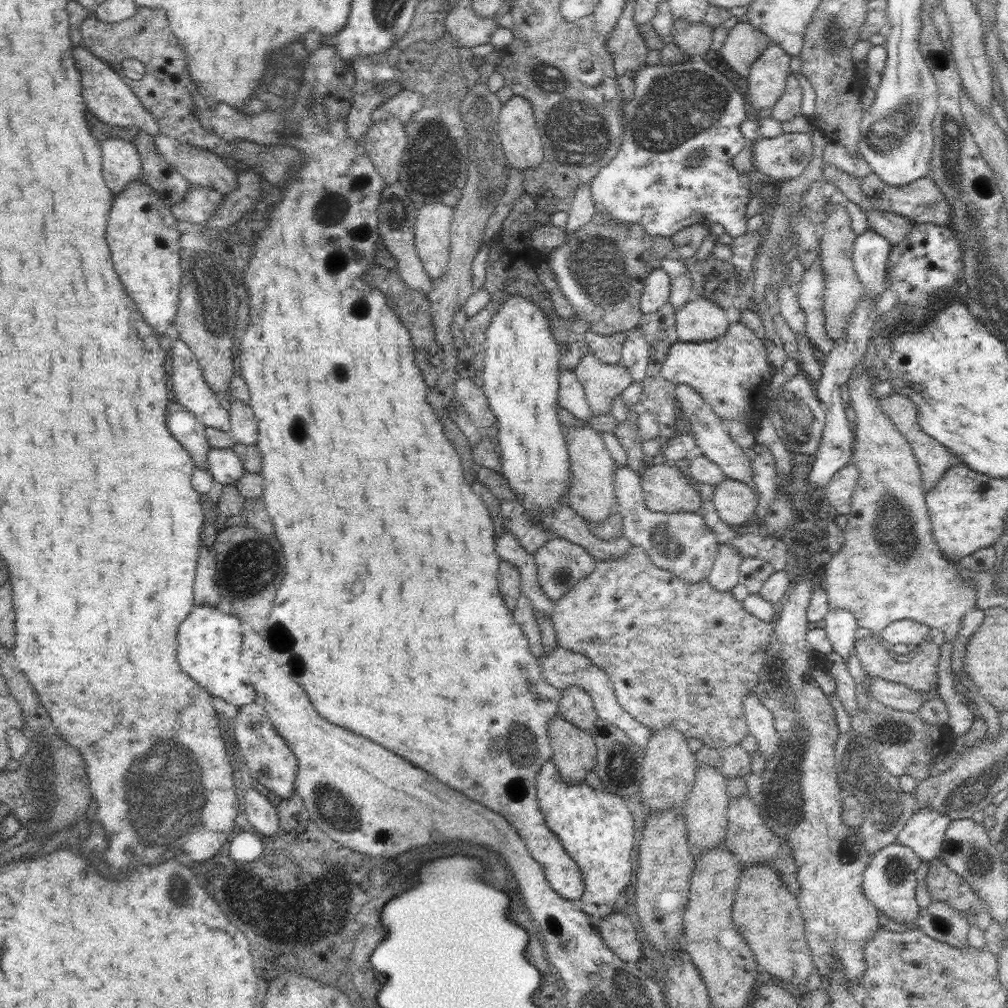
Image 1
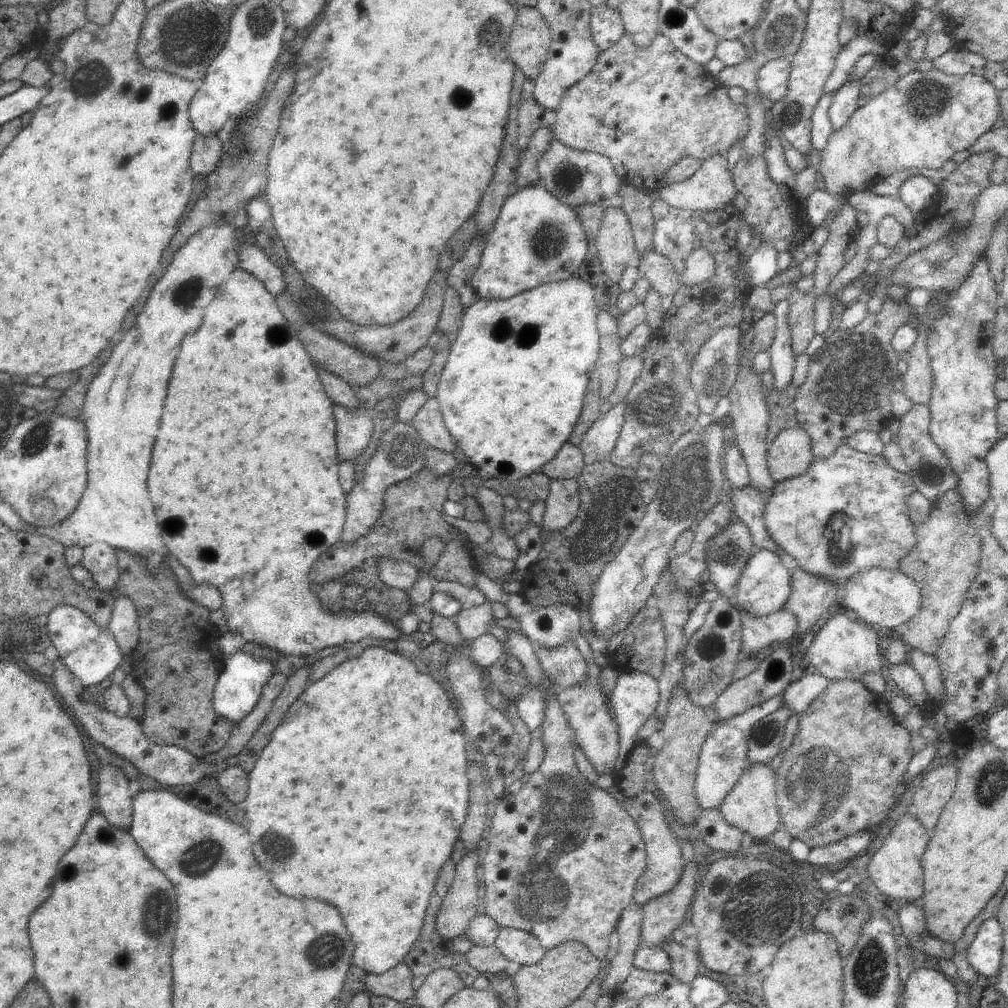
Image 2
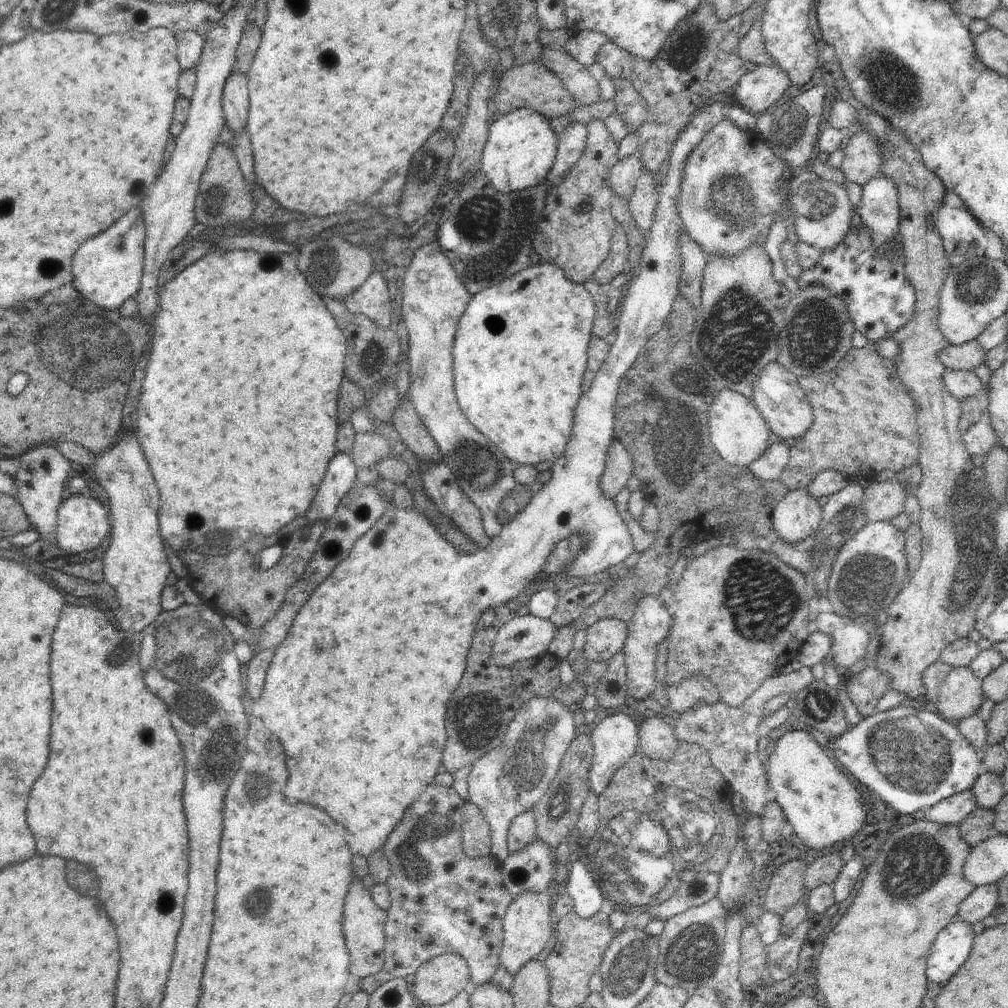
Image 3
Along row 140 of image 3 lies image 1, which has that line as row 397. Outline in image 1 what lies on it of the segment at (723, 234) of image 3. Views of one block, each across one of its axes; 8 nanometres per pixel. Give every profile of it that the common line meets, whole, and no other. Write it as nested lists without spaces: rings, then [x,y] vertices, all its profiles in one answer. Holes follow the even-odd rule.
[[[729,320],[729,328],[725,332],[725,336],[719,336],[715,340],[709,342],[675,342],[669,348],[669,354],[665,358],[665,362],[661,364],[661,376],[669,382],[677,384],[689,384],[691,388],[697,390],[697,394],[705,400],[705,404],[709,404],[709,408],[713,408],[713,412],[717,414],[717,418],[723,422],[739,422],[745,424],[751,432],[753,432],[753,424],[757,422],[759,414],[763,414],[765,408],[761,406],[761,398],[767,396],[765,388],[773,376],[773,366],[767,360],[767,352],[763,342],[753,334],[753,330],[749,330],[741,320]]]

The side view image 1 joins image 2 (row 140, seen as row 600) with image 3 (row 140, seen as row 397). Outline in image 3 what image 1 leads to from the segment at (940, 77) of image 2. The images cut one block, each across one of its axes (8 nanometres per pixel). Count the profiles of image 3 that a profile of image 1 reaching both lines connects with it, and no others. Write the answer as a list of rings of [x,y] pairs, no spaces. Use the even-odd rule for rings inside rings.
[[[861,130],[859,134],[849,138],[849,144],[845,146],[845,150],[841,150],[843,160],[839,168],[845,176],[845,182],[863,186],[879,174],[881,160],[877,158],[877,144],[877,138],[873,138],[867,130]]]

